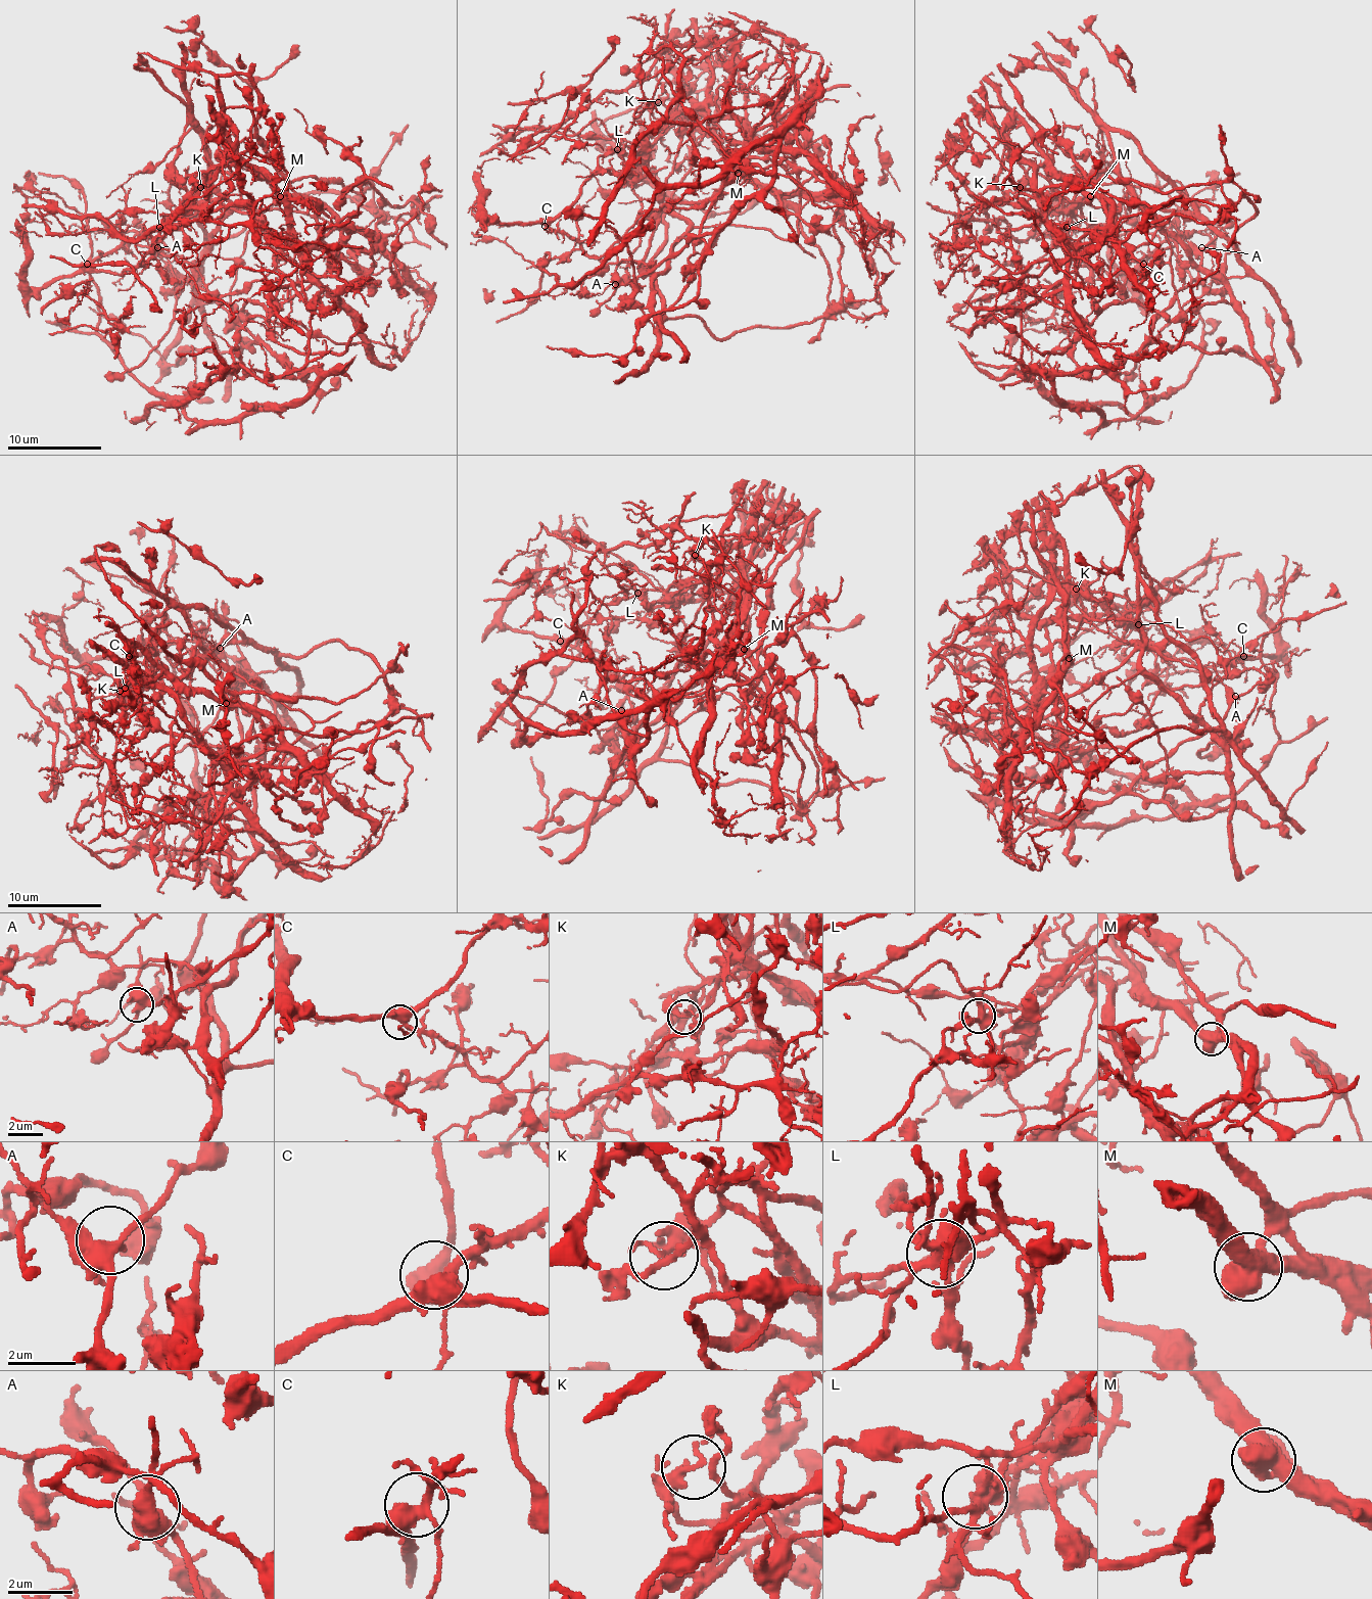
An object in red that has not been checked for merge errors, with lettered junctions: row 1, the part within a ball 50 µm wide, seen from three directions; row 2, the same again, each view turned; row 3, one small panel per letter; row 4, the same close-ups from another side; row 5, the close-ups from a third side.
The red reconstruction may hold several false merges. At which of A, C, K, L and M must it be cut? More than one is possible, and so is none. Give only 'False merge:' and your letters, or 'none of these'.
False merge: K, L, M

